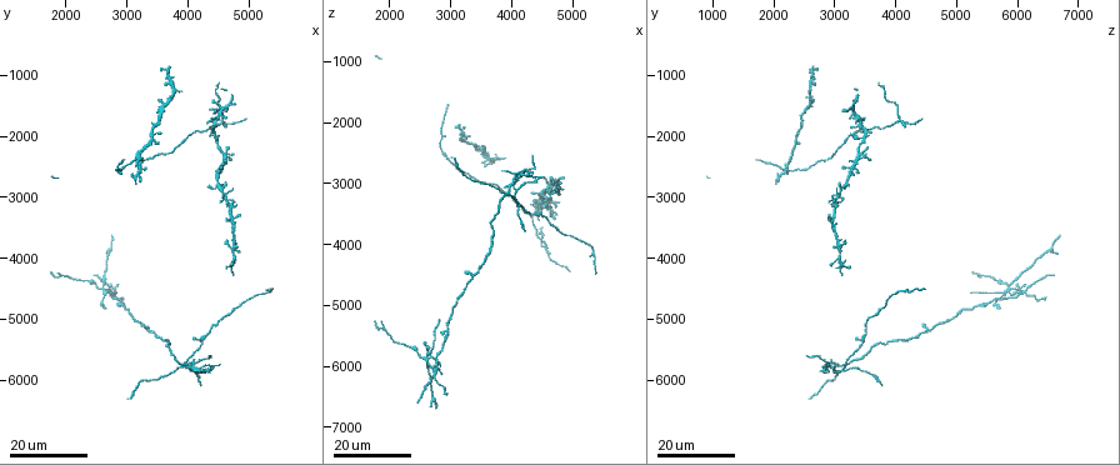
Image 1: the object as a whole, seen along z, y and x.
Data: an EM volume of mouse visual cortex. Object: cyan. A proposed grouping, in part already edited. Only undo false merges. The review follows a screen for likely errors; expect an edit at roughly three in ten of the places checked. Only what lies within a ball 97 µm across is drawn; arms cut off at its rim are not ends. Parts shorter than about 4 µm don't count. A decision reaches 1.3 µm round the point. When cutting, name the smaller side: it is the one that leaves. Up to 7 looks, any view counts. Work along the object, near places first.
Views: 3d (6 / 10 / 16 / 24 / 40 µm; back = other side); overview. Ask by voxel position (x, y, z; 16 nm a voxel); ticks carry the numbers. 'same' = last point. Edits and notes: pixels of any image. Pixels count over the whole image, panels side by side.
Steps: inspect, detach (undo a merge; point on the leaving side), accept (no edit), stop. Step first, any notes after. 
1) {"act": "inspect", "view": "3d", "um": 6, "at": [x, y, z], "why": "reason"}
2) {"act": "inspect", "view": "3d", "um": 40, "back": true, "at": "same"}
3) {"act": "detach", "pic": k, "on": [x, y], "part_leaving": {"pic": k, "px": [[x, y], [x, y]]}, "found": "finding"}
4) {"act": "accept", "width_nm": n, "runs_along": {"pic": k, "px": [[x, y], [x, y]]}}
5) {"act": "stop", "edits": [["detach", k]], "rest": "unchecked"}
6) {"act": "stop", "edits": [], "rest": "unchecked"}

{"act": "inspect", "view": "3d", "um": 24, "at": [4500, 1750, 4100], "why": "three-way junction"}

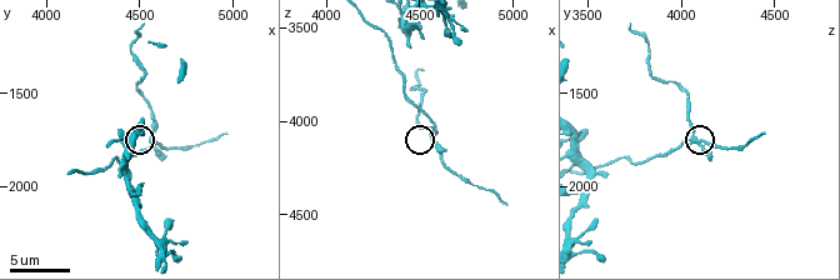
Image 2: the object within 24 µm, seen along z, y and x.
{"act": "inspect", "view": "3d", "um": 6, "at": [4580, 1740, 4060], "why": "zoom in"}

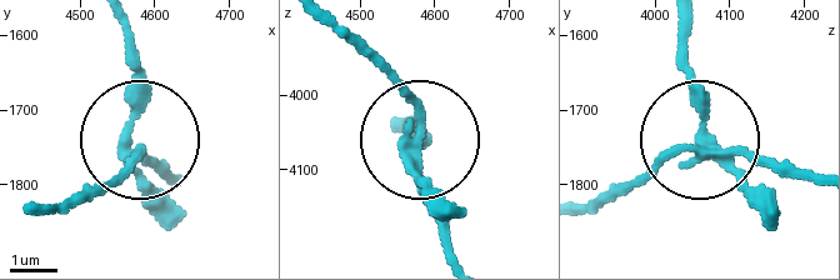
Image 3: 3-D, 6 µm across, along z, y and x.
{"act": "inspect", "view": "3d", "um": 6, "back": true, "at": [4560, 1740, 4070], "why": "from behind"}

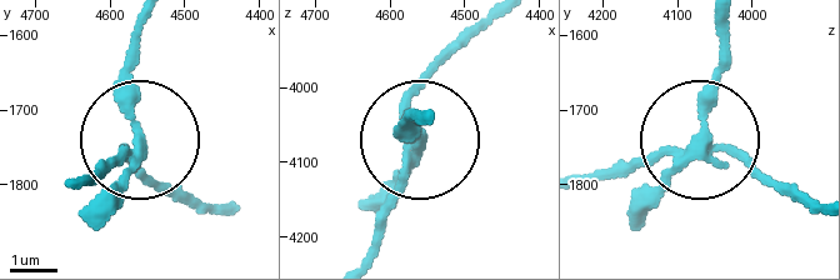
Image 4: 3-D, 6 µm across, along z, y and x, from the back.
{"act": "detach", "pic": 4, "on": [103, 195], "part_leaving": {"pic": 4, "px": [[135, 151], [135, 24]]}, "found": "two neurons meet here"}

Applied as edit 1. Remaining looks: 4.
{"act": "inspect", "view": "3d", "um": 16, "at": [4340, 1900, 3560]}

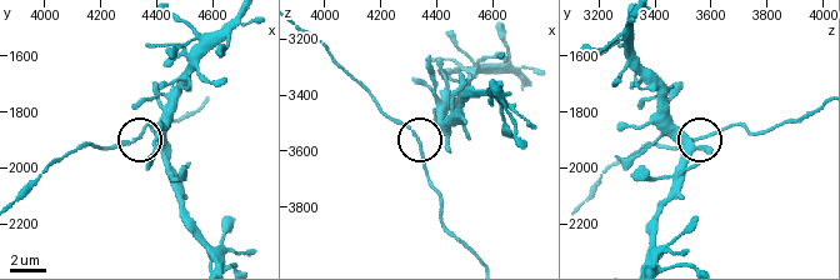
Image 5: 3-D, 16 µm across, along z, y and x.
{"act": "accept", "arms": 3, "found": "one neuron here"}

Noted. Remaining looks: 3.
{"act": "inspect", "view": "3d", "um": 16, "at": [3900, 5700, 3150], "why": "four arms meet"}

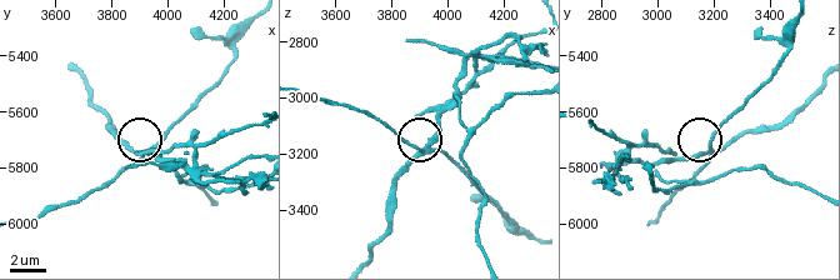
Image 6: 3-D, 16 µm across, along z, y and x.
{"act": "inspect", "view": "3d", "um": 6, "at": [3930, 5740, 3170]}

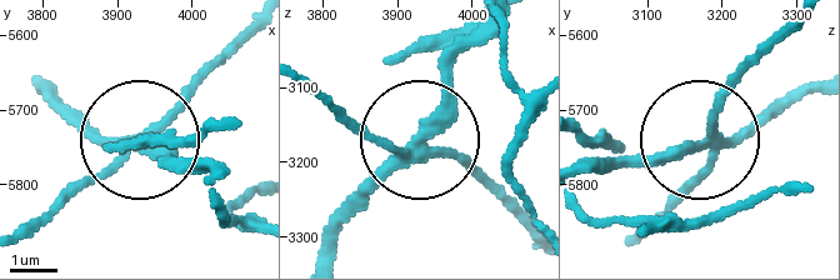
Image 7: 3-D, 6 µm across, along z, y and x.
{"act": "inspect", "view": "3d", "um": 6, "back": true, "at": [3935, 5750, 3165], "why": "other side"}

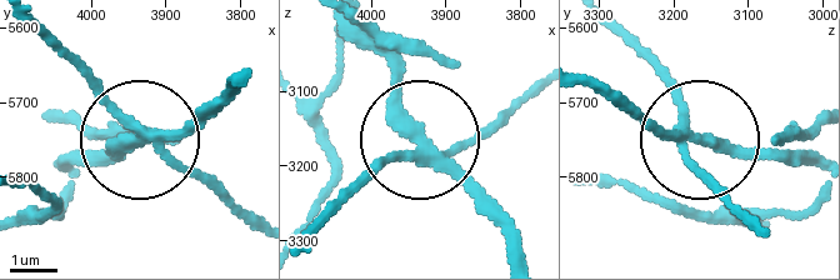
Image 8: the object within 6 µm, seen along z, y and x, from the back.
{"act": "detach", "pic": 8, "on": [203, 110], "side_arm_um": 20, "arms": 4, "found": "two neurons meet here"}

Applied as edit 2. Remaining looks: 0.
{"act": "stop", "edits": [["detach", 4], ["detach", 8]], "rest": "unchecked"}

